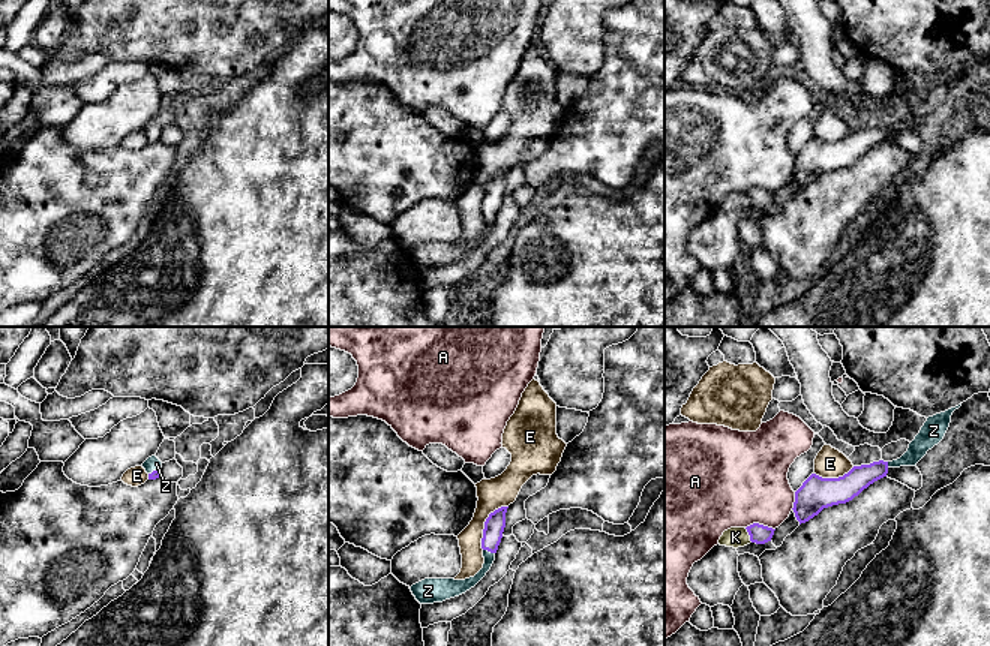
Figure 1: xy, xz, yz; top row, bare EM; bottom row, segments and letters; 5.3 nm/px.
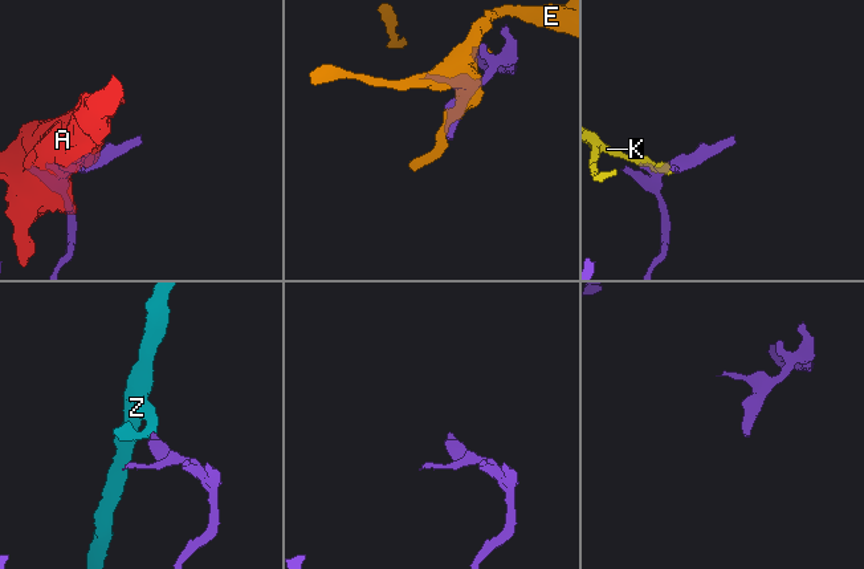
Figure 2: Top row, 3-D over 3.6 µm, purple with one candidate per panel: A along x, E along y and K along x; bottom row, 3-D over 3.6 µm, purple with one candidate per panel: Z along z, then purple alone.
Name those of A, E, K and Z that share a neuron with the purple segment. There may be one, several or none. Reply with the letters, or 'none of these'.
Z

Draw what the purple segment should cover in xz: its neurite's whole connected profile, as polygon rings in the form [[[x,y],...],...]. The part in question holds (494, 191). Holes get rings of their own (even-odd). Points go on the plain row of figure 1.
[[[501,171],[495,174],[484,186],[482,202],[484,222],[483,232],[474,241],[465,244],[424,243],[412,249],[410,253],[420,268],[442,267],[446,264],[459,261],[474,252],[486,240],[495,225],[495,217],[502,202],[507,172],[508,171]]]

